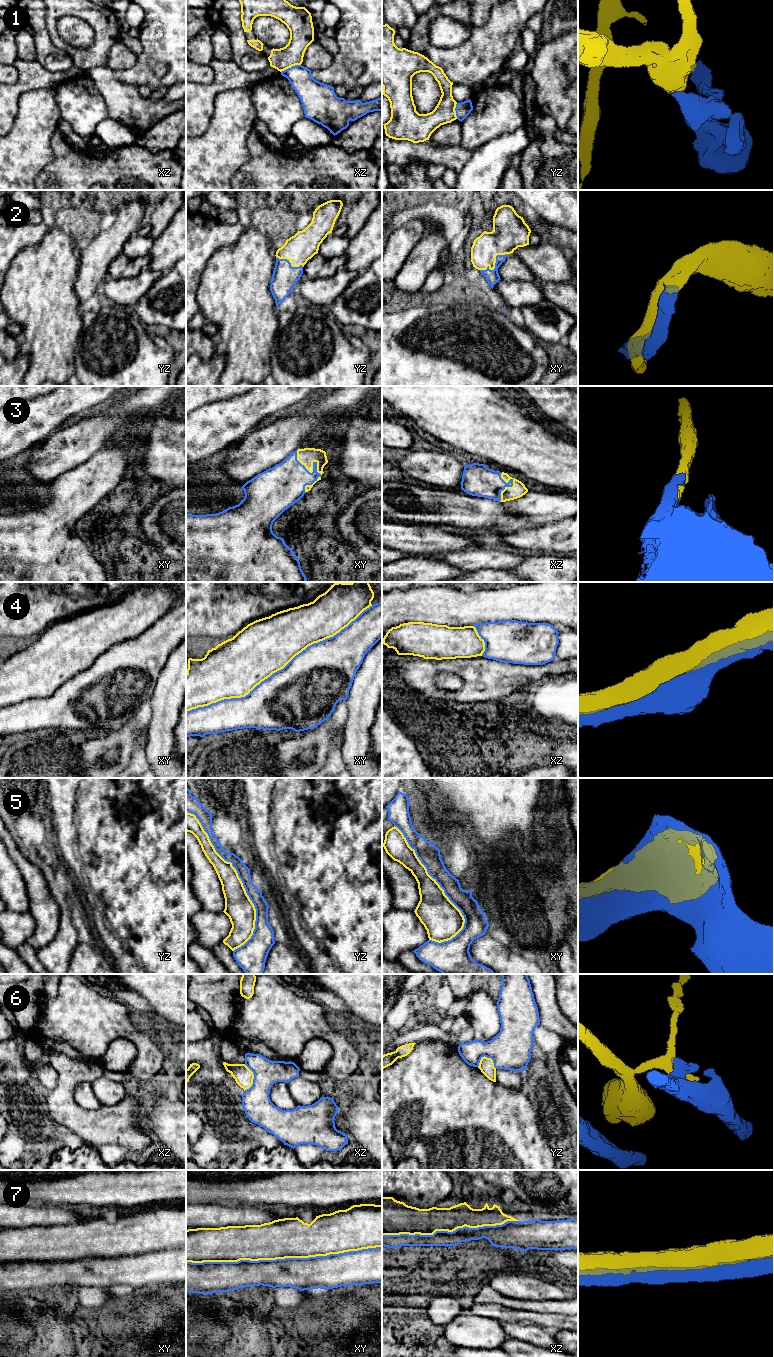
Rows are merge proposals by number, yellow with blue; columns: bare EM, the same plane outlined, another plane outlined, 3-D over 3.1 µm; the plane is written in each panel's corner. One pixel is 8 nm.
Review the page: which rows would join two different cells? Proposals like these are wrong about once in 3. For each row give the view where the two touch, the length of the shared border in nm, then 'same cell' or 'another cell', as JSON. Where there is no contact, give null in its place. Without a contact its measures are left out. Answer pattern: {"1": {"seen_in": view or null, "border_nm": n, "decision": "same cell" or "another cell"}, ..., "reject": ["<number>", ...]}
{"1": {"seen_in": "xz", "border_nm": 170, "decision": "another cell"}, "2": {"seen_in": "xy", "border_nm": 260, "decision": "same cell"}, "3": {"seen_in": "xy", "border_nm": 360, "decision": "same cell"}, "4": {"seen_in": "xy", "border_nm": 1700, "decision": "same cell"}, "5": {"seen_in": "yz", "border_nm": 1200, "decision": "another cell"}, "6": {"seen_in": "xz", "border_nm": 220, "decision": "another cell"}, "7": {"seen_in": "xy", "border_nm": 1550, "decision": "same cell"}, "reject": ["1", "5", "6"]}

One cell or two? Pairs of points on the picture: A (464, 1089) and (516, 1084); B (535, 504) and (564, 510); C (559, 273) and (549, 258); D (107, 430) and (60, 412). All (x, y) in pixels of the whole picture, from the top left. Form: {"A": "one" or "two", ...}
{"A": "two", "B": "one", "C": "one", "D": "two"}

